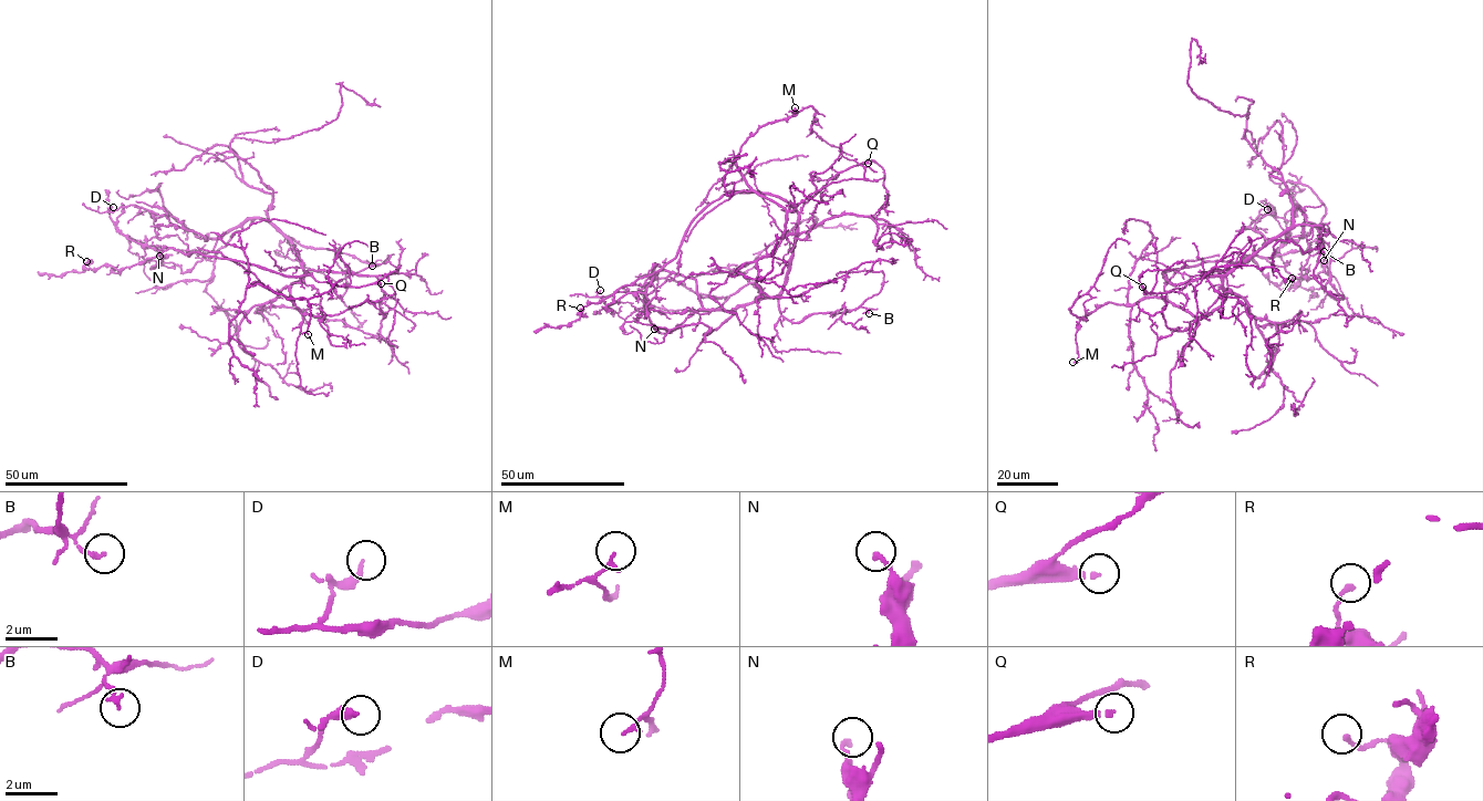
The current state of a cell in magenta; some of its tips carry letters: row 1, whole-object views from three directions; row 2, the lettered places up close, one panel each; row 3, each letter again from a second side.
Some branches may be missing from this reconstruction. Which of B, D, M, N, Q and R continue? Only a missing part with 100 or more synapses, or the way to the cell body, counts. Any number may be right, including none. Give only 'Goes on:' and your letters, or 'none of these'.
Goes on: Q

